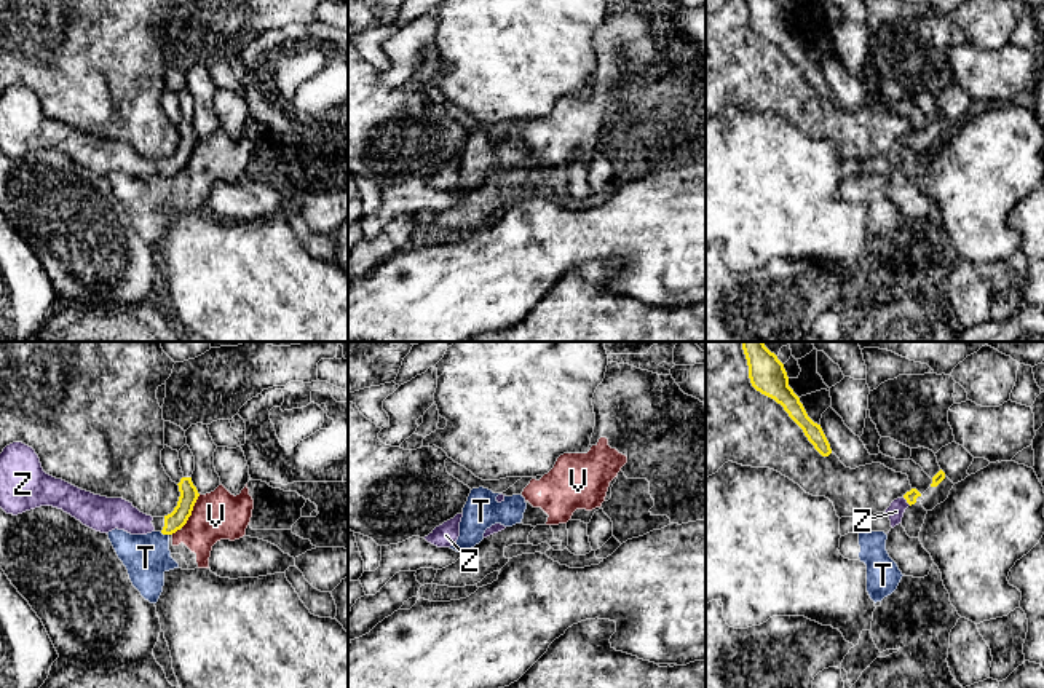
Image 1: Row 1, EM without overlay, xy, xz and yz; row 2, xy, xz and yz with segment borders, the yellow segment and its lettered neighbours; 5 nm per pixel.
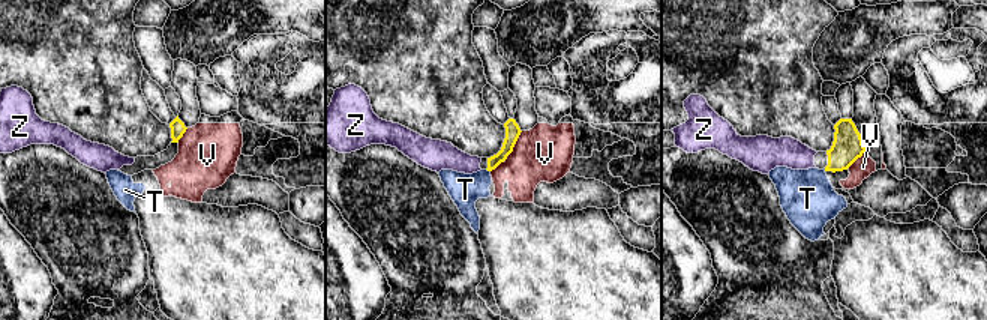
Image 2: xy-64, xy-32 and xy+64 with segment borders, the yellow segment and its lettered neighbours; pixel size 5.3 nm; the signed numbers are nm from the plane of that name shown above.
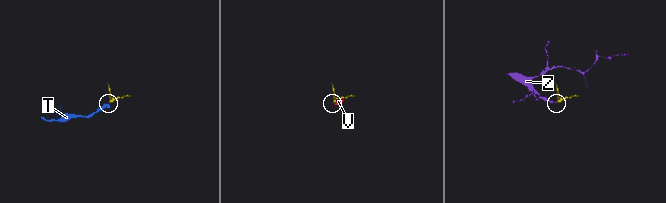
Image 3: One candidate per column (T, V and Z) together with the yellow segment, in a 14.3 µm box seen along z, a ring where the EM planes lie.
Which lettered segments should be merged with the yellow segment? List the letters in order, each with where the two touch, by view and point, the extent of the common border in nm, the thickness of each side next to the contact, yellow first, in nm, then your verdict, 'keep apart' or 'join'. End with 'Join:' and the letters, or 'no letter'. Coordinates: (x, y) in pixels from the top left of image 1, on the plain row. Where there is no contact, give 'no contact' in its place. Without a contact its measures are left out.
T: xy (165, 176) | 50 nm | 90/220 nm | keep apart
V: xy (190, 157) | 260 nm | 90/240 nm | keep apart
Z: yz (907, 144) | 60 nm | 60/80 nm | join
Join: Z

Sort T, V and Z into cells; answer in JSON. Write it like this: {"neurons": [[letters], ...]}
{"neurons": [["T", "V"], ["Z"]]}

